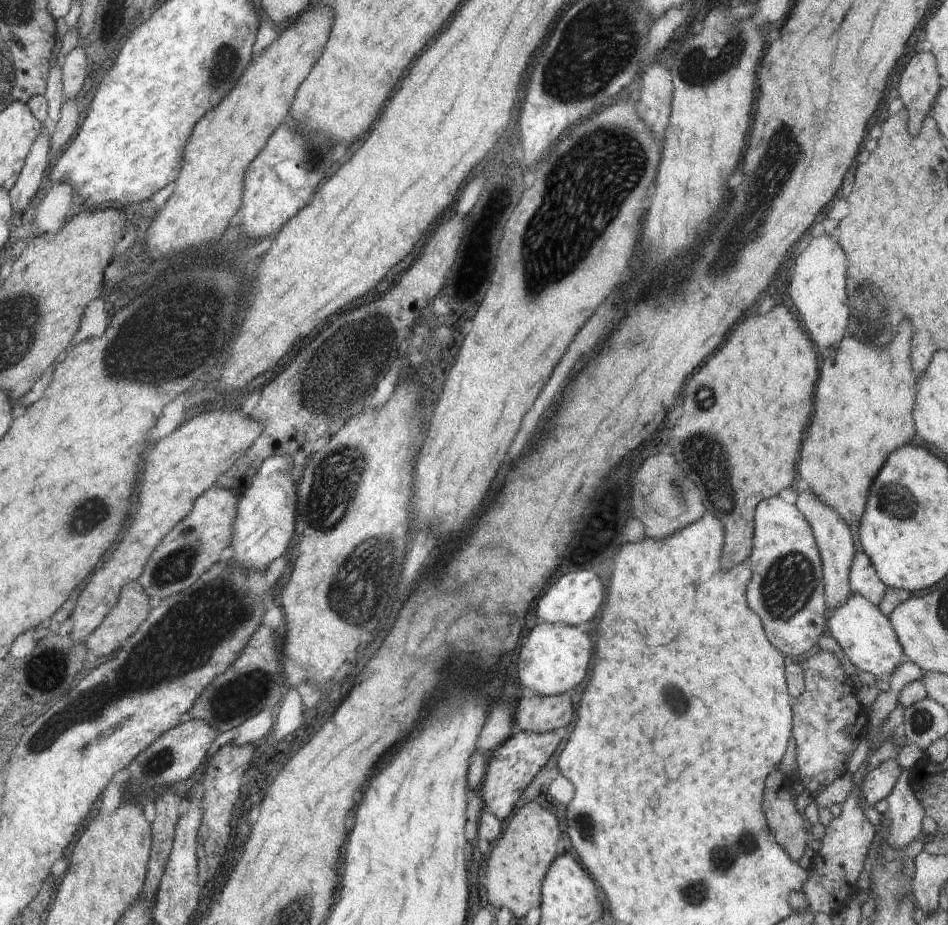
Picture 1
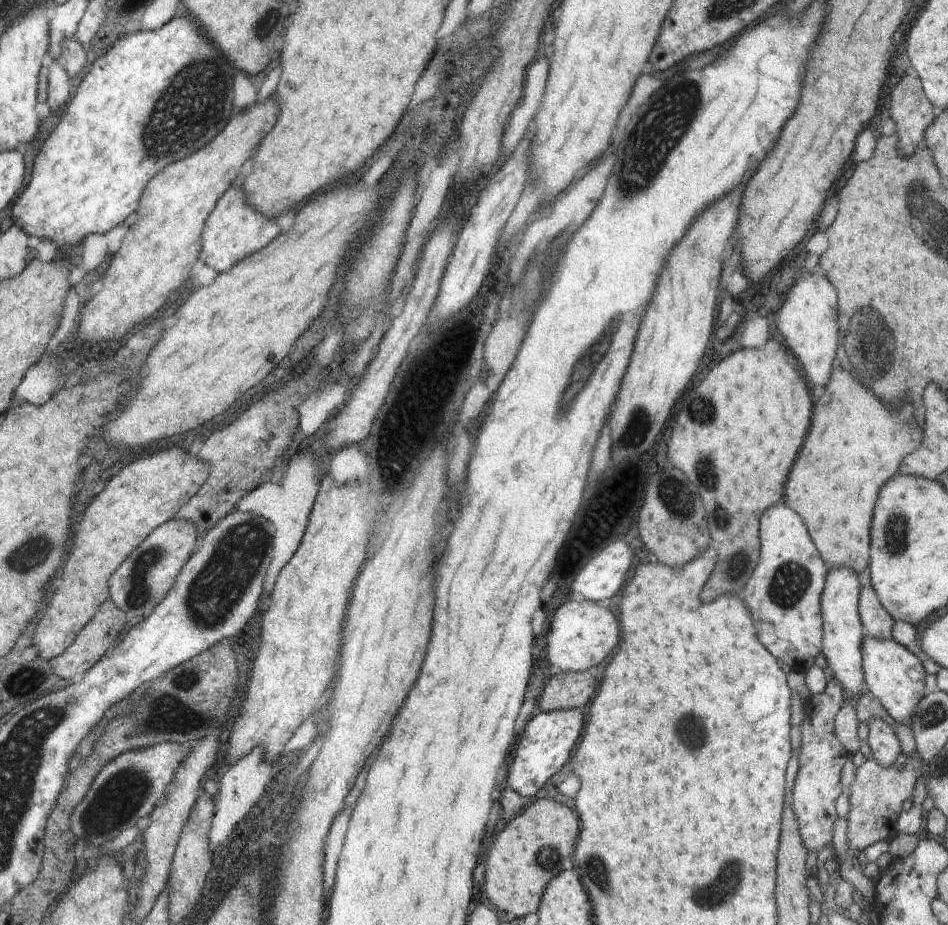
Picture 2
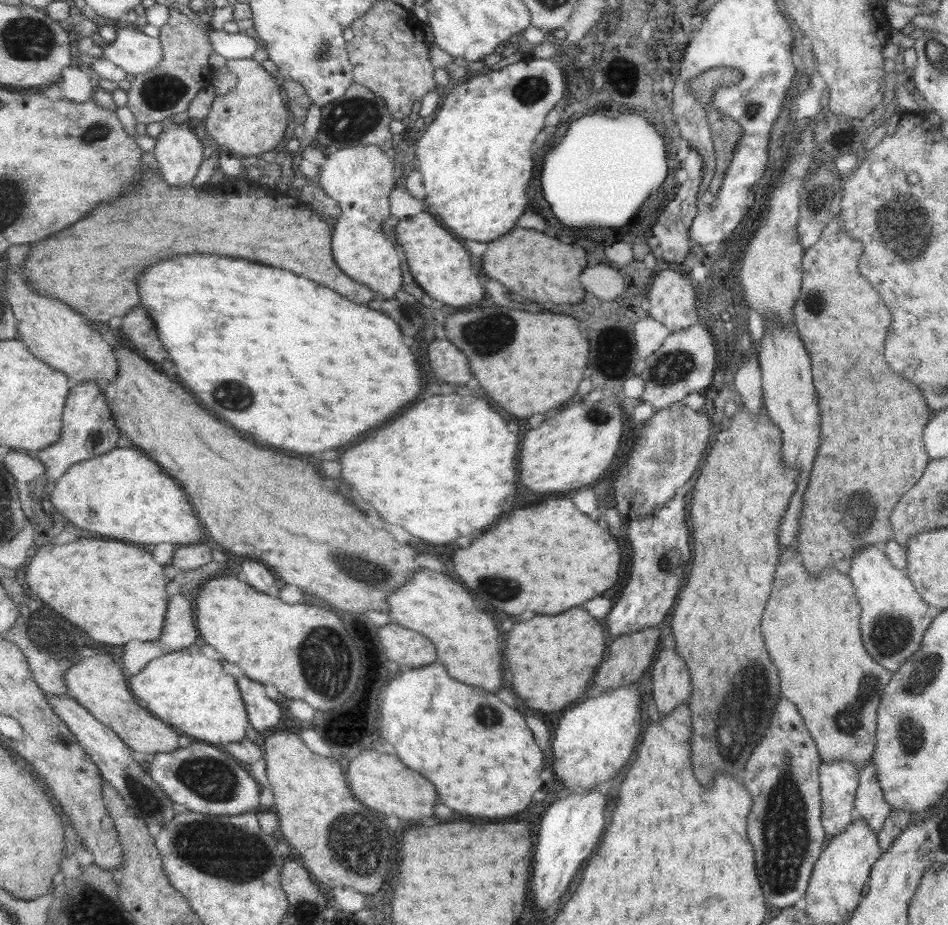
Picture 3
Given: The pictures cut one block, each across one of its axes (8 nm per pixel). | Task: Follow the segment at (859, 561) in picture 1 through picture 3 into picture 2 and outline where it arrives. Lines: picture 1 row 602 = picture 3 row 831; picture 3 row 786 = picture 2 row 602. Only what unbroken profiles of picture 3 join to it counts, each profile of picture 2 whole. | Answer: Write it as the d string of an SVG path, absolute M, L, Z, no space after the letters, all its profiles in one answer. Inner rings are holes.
M871 585L860 588L858 610L864 632L877 639L891 638L895 620L886 612Z

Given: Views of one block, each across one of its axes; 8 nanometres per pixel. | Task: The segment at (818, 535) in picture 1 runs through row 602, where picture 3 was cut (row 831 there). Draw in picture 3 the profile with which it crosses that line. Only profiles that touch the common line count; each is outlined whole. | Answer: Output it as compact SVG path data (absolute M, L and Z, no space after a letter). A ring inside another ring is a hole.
M849 760L819 764L821 786L821 823L828 838L840 834L858 819L855 794L859 785L859 769Z

